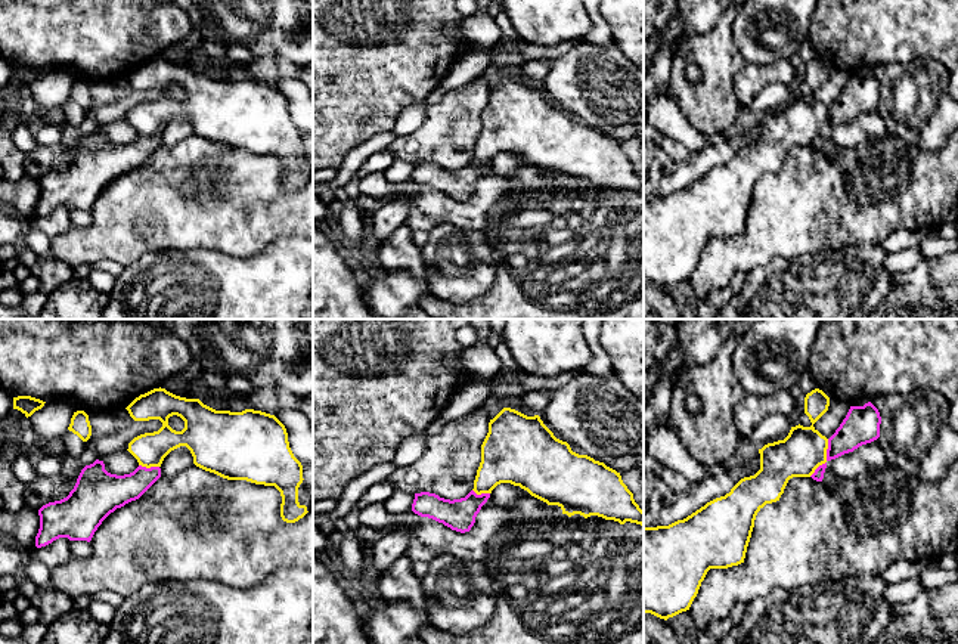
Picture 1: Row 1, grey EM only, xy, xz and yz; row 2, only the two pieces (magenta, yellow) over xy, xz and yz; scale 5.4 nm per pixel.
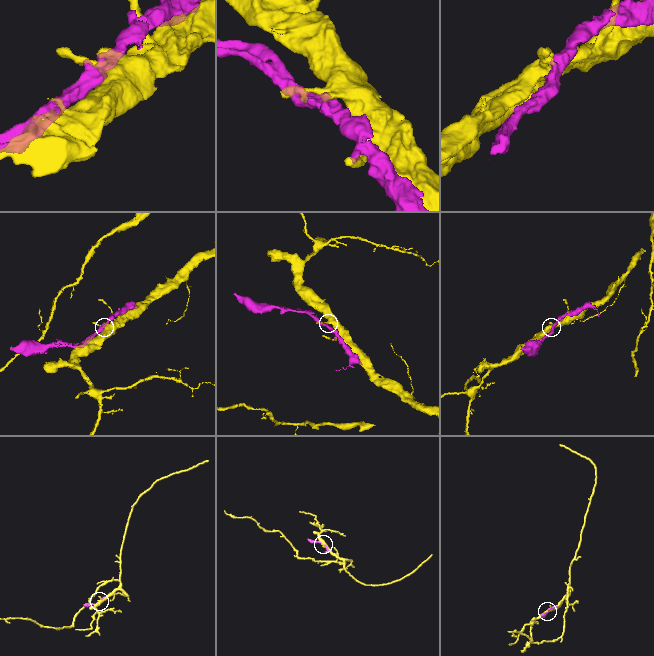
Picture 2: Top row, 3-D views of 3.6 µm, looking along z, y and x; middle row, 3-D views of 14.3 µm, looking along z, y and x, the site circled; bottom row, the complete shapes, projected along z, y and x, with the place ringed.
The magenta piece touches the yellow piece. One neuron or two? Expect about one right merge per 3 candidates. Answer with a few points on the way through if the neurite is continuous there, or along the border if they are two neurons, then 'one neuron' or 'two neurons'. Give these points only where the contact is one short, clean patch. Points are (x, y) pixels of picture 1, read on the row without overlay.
two neurons

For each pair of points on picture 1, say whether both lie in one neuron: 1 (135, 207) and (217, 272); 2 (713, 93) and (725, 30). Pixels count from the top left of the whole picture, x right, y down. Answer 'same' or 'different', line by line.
1: different
2: same

